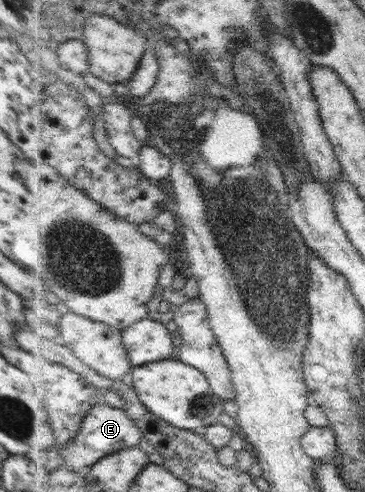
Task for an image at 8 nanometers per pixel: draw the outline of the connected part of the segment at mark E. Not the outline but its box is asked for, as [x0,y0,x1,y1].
[59,401,145,472]

